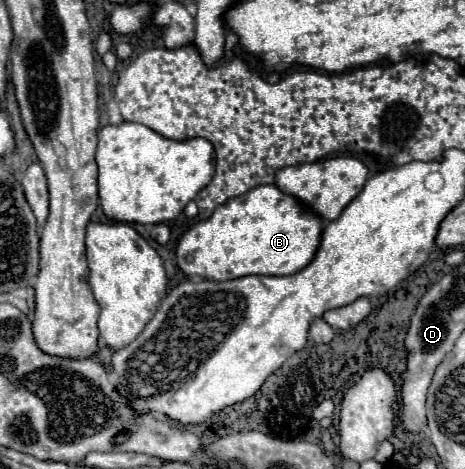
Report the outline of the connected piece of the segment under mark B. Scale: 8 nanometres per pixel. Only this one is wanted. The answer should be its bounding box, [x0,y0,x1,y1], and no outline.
[176,185,322,281]

